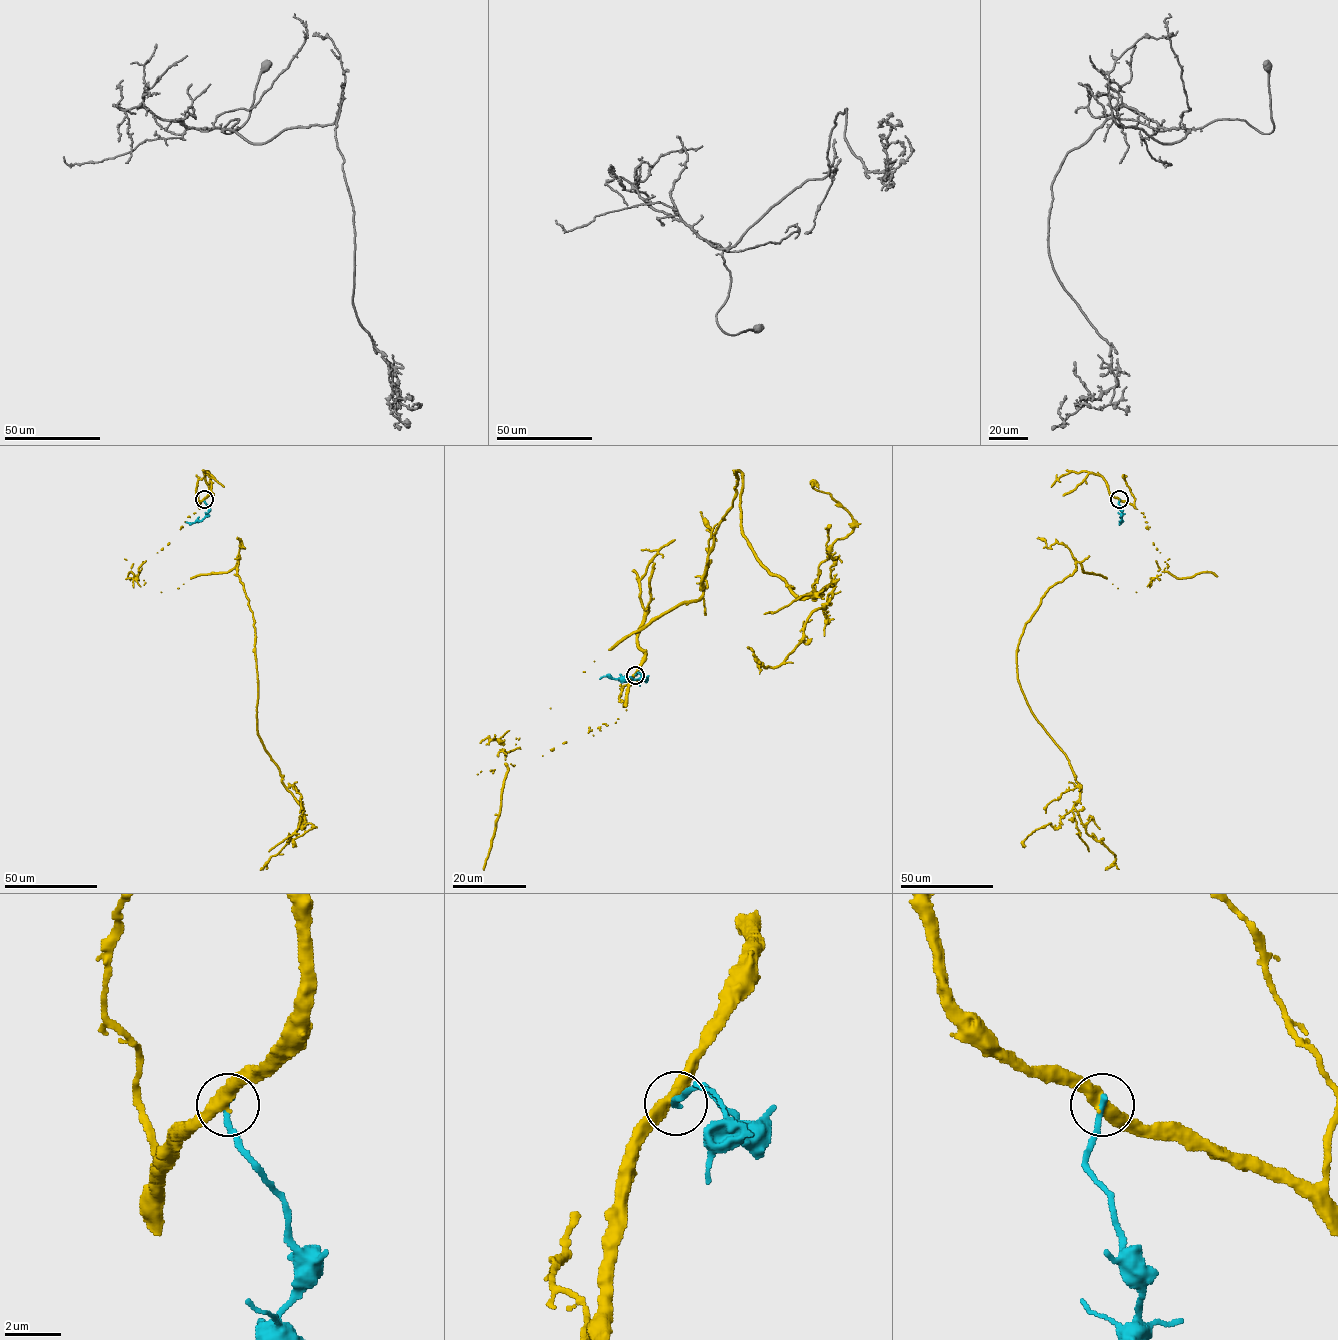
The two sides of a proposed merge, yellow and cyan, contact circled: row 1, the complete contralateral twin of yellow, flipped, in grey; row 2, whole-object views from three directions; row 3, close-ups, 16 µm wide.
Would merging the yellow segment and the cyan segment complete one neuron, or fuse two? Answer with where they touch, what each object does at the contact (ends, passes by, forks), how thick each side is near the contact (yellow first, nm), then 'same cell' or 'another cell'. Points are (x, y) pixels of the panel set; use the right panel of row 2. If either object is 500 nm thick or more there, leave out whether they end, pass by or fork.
(1119, 499) | yellow passes by | cyan ends | 440/240 nm | another cell

